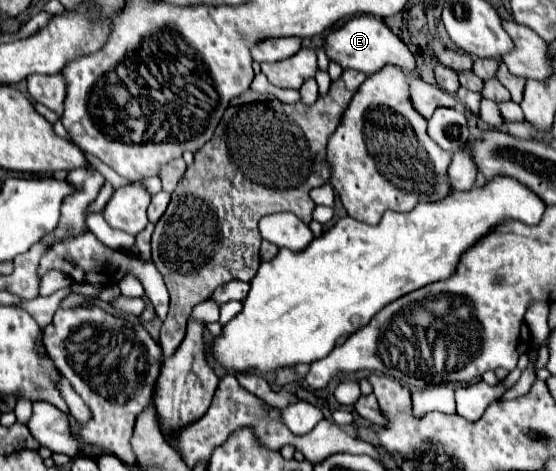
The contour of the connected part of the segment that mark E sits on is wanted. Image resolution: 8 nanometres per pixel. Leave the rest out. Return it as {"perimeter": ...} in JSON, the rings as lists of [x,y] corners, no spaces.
{"perimeter":[[[374,16],[350,18],[340,28],[332,30],[324,40],[324,52],[326,52],[328,60],[338,62],[344,70],[352,68],[352,70],[358,70],[364,74],[374,74],[376,70],[380,70],[386,64],[394,64],[394,66],[402,68],[404,72],[410,72],[416,68],[414,56],[408,50],[408,46],[382,20],[378,20]]]}

